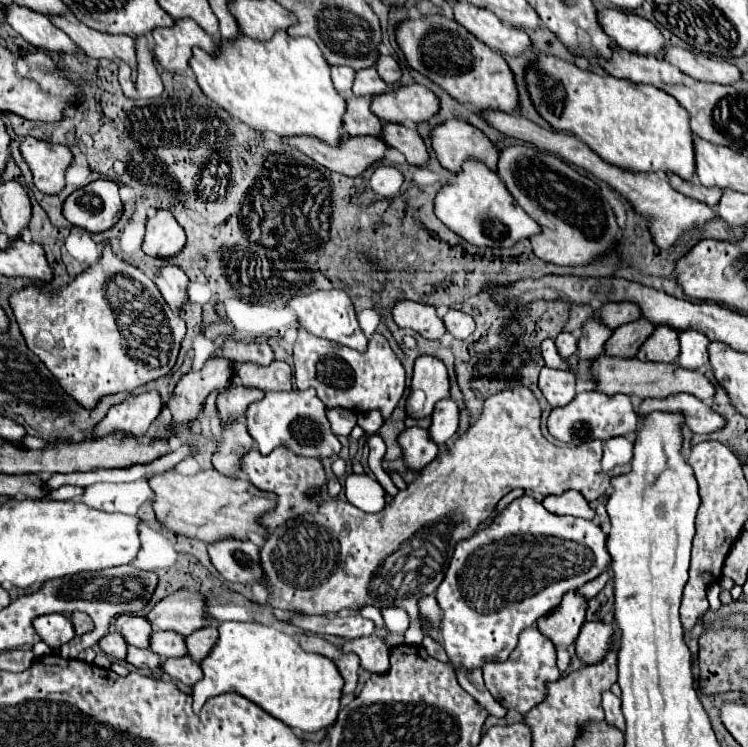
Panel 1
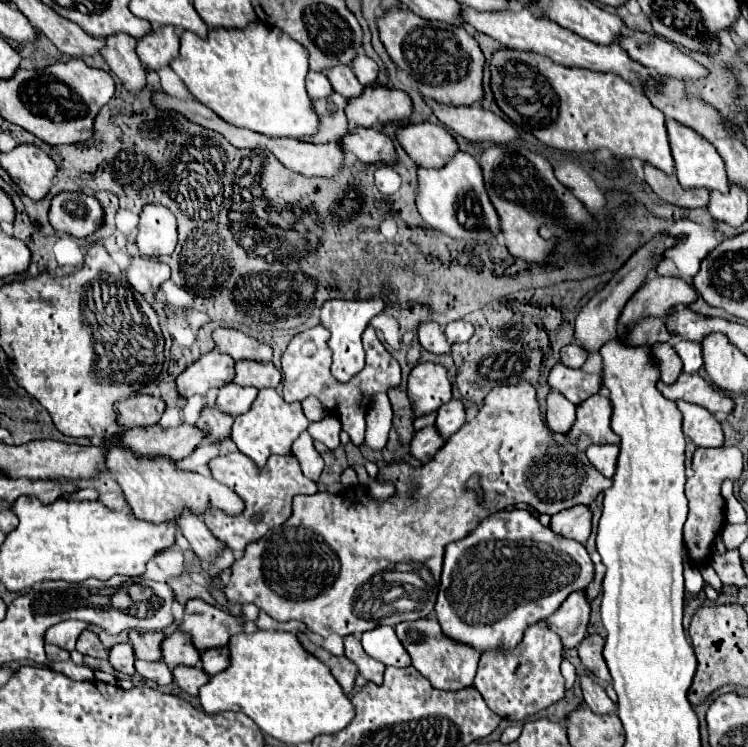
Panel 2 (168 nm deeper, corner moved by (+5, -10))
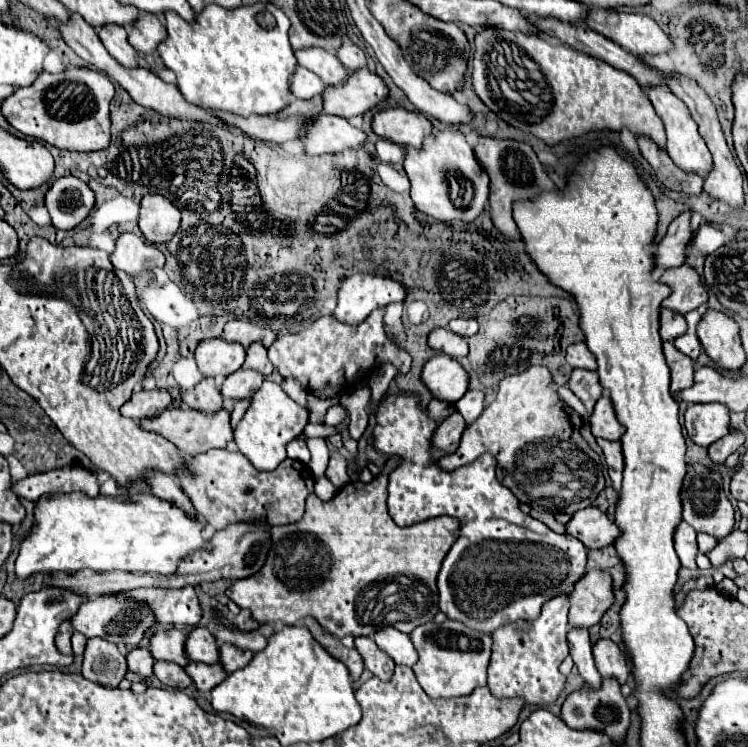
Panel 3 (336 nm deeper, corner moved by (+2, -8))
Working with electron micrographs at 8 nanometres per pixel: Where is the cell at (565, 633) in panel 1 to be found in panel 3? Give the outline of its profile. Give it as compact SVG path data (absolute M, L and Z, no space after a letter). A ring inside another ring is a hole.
M589 569L569 595L569 623L573 627L591 627L613 605L613 579L605 569Z

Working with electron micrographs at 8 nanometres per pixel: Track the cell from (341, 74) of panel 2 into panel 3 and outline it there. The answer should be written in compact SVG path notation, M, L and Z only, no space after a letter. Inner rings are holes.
M307 47L307 49L297 49L293 53L297 63L317 73L325 85L337 85L339 81L347 79L347 69L343 69L343 65L339 65L339 59L325 49Z

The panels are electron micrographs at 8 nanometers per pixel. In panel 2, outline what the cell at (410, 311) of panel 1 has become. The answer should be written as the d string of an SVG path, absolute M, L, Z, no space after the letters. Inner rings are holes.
M432 321L420 323L418 339L420 339L420 345L430 353L450 353L450 343L448 343L444 331L440 331L438 323L432 323Z

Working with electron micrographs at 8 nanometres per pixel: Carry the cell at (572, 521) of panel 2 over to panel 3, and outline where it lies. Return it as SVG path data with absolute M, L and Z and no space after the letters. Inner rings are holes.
M587 507L571 517L571 521L565 525L567 533L577 537L587 549L603 549L607 545L613 545L621 529L607 517L607 513L599 511L597 507Z

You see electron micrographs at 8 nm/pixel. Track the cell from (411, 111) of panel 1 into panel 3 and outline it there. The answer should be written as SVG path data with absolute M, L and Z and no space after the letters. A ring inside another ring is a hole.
M369 69L349 71L347 81L329 85L323 91L323 111L339 117L363 115L387 97L387 87Z

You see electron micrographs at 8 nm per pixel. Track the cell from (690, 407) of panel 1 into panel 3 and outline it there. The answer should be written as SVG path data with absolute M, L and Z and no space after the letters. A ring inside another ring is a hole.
M697 403L685 411L685 429L699 447L709 447L729 433L729 409L723 403Z

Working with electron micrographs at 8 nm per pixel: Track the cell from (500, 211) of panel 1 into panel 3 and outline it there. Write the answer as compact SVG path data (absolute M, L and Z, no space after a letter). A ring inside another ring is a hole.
M435 129L435 133L423 141L421 149L405 147L403 169L411 181L411 199L425 215L439 221L473 221L487 205L489 177L477 163L473 149L461 131Z

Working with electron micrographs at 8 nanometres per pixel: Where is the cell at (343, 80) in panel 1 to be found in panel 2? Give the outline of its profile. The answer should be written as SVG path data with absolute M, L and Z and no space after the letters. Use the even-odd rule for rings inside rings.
M310 71L306 83L308 83L308 93L312 95L312 99L324 99L324 97L328 97L328 95L334 93L332 83L330 83L330 79L326 77L326 73Z

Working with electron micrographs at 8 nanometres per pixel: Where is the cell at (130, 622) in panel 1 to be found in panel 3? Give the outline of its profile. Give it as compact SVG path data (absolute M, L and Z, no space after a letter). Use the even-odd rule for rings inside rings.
M177 629L159 631L157 635L151 637L149 651L157 661L173 661L185 667L189 663L187 653L185 653L185 641L187 641L187 635Z

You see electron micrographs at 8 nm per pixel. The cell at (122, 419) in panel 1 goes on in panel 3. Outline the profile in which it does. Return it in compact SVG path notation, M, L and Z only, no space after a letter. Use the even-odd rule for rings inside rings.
M153 389L153 391L135 391L121 407L119 413L123 417L131 419L143 419L143 417L155 417L163 413L171 405L171 395L165 389Z

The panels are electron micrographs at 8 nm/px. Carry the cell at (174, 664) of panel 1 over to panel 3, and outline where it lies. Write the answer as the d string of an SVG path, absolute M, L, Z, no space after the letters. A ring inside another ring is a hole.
M191 661L185 671L193 679L193 683L197 685L197 689L201 693L209 693L213 687L217 687L219 683L223 683L225 677L227 677L227 673L223 671L221 663L207 665L207 663L195 663L195 661Z

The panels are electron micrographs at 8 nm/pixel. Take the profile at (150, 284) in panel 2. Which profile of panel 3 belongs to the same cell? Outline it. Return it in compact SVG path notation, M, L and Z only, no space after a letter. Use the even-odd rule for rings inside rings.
M121 233L111 253L111 263L115 269L121 269L129 275L147 271L149 267L163 267L165 255L147 239L141 239L133 233Z

